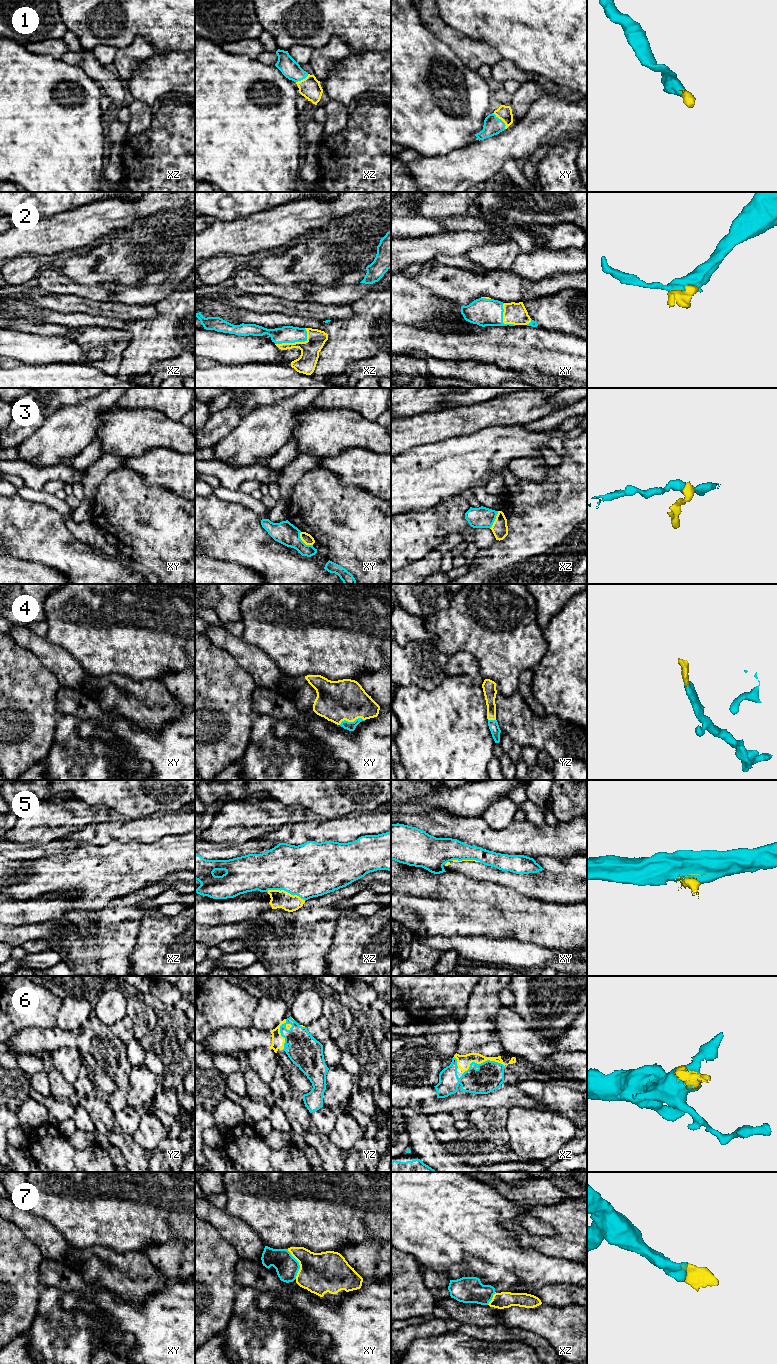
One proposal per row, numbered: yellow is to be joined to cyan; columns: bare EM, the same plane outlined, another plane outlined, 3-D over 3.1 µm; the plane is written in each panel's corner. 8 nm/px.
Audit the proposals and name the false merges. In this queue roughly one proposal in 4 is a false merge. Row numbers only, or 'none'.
3, 5

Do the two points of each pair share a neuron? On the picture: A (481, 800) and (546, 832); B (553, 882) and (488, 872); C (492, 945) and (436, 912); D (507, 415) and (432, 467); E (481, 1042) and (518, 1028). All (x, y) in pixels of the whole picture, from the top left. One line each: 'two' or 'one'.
A: two
B: one
C: two
D: two
E: two

